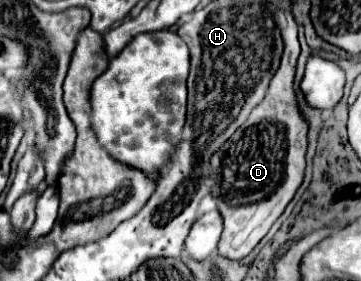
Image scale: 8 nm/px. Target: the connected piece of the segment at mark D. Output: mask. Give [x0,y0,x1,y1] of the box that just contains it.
[210,18,308,260]

